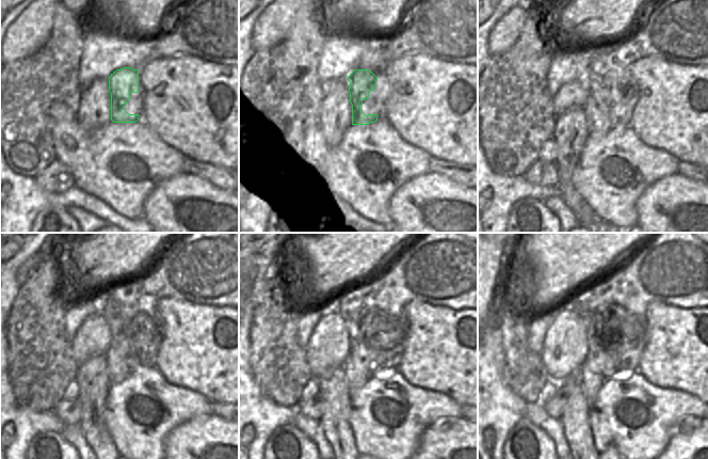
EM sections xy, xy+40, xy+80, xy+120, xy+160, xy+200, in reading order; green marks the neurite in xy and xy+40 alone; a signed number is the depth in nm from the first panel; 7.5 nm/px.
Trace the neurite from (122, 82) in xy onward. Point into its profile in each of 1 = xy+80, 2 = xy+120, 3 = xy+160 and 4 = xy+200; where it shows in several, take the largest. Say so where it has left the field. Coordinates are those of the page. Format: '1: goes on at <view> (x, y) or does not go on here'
1: goes on at xy+80 (597, 124)
2: goes on at xy+120 (121, 366)
3: goes on at xy+160 (357, 372)
4: goes on at xy+200 (597, 368)

